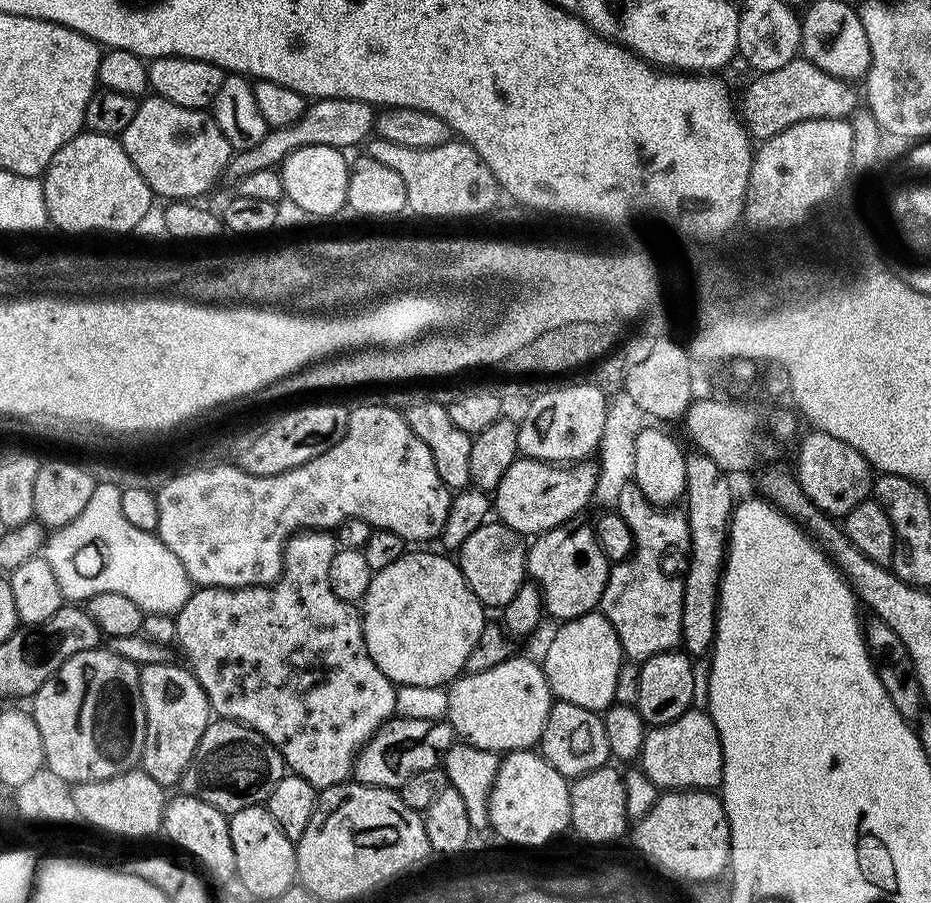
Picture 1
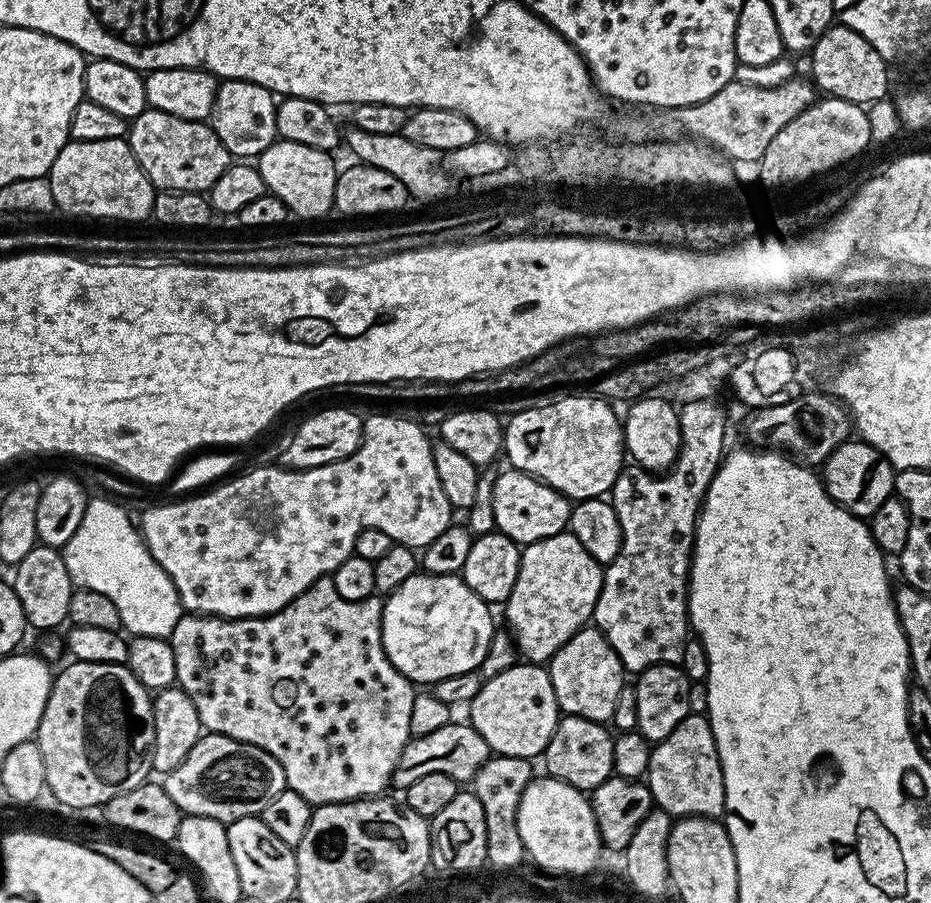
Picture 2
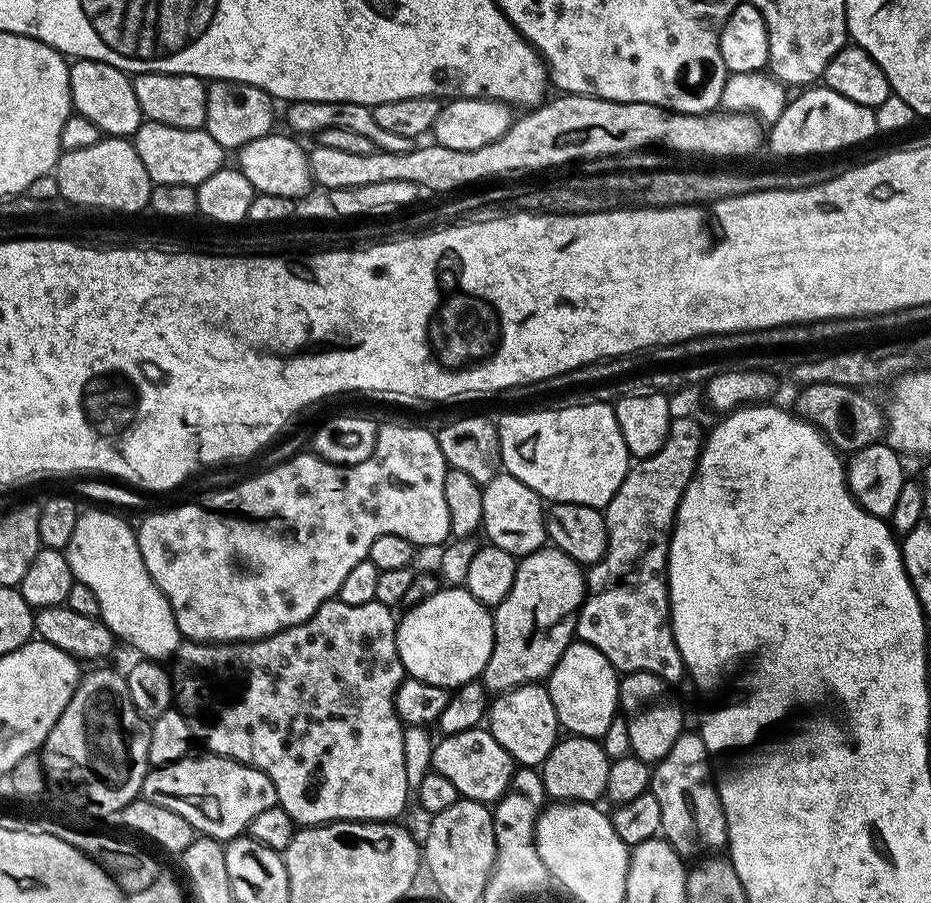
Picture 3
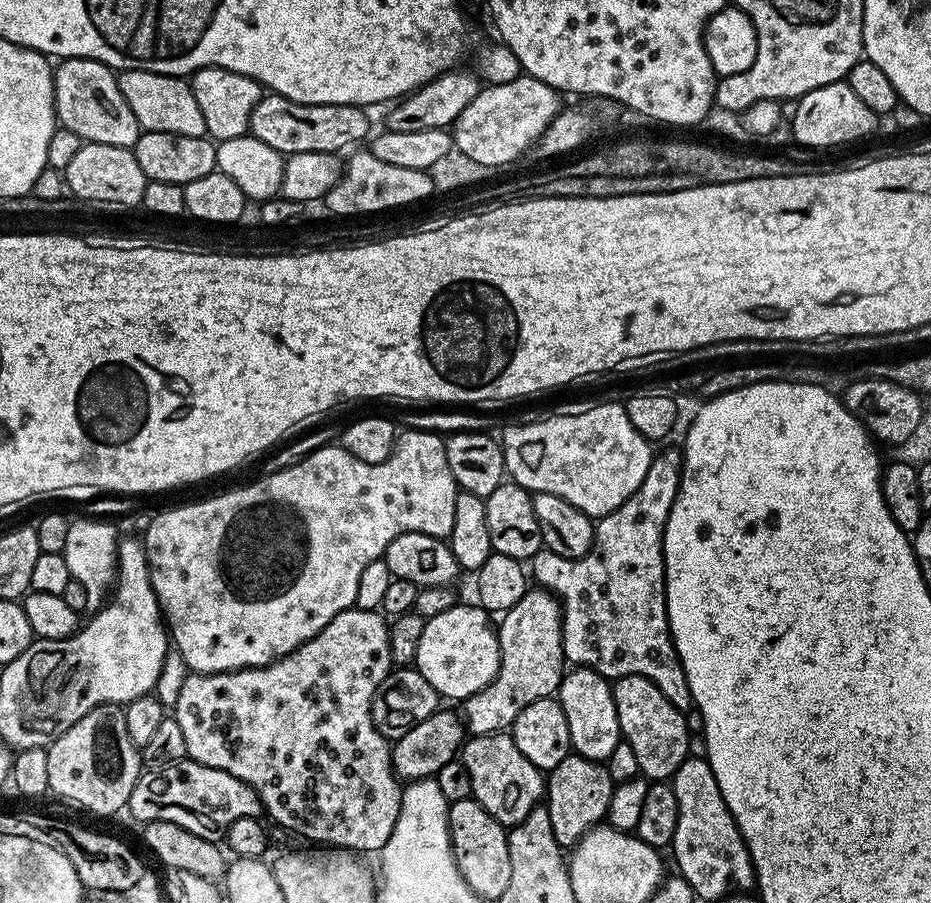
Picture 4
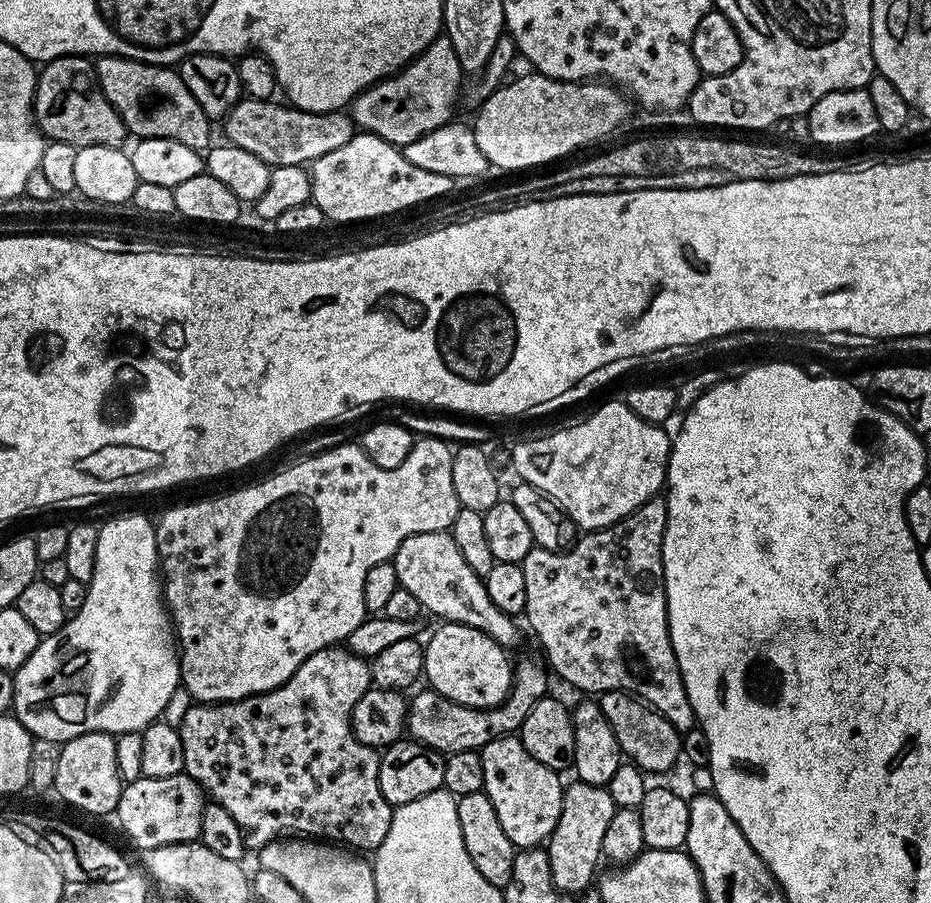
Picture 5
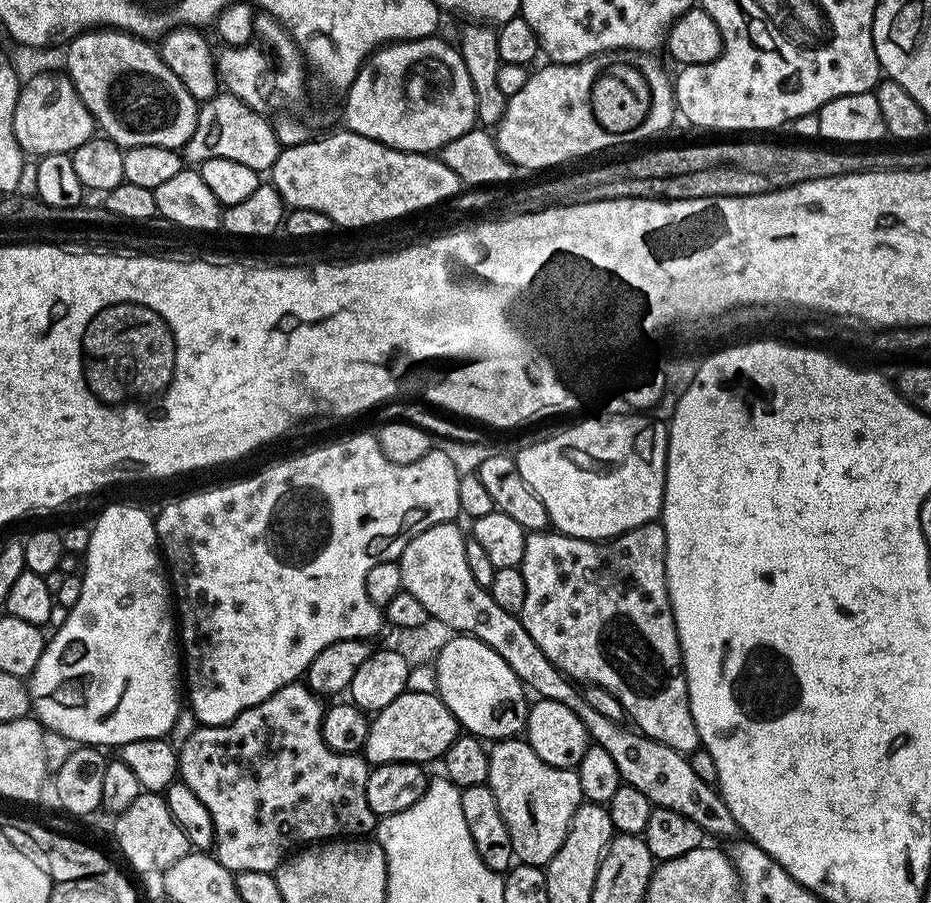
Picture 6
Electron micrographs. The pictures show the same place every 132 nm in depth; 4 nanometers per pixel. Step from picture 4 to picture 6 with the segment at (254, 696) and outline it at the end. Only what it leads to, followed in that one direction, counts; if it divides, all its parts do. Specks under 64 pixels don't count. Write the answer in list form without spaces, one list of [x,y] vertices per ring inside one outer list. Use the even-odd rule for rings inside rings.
[[[307,683],[287,684],[228,724],[197,726],[178,749],[179,779],[190,786],[190,790],[202,798],[206,810],[210,810],[216,831],[214,855],[229,872],[275,873],[297,846],[333,838],[360,838],[375,829],[378,818],[370,810],[370,802],[366,802],[370,765],[363,755],[336,752],[326,746],[320,729],[325,711],[325,701],[311,692]]]

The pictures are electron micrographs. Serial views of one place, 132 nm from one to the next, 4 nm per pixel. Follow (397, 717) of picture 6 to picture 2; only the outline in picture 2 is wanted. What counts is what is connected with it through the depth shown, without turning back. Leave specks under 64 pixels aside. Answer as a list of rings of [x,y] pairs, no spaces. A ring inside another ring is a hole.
[[[570,531],[523,545],[518,582],[514,582],[510,598],[502,605],[508,619],[507,631],[512,633],[523,659],[543,665],[559,648],[566,646],[573,634],[591,621],[603,581],[604,568],[590,558],[586,546],[582,546]]]

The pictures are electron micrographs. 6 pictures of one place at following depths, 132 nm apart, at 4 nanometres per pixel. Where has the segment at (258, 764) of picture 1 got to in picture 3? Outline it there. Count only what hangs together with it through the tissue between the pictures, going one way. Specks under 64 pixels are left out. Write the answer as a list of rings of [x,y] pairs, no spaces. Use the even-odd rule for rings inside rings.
[[[207,750],[201,753],[201,756],[189,754],[178,762],[149,770],[144,775],[140,796],[158,806],[166,806],[166,810],[174,810],[199,835],[221,842],[247,833],[250,822],[262,810],[277,807],[274,782],[262,770]]]

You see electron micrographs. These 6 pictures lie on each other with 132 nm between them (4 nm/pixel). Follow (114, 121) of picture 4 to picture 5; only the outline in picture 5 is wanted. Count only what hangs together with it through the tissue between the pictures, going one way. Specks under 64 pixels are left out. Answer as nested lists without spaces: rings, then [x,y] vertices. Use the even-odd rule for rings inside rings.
[[[59,56],[39,69],[32,115],[36,117],[37,128],[49,141],[66,142],[77,149],[86,146],[119,148],[125,143],[122,118],[118,110],[110,106],[106,94],[102,94],[93,61],[86,56]]]

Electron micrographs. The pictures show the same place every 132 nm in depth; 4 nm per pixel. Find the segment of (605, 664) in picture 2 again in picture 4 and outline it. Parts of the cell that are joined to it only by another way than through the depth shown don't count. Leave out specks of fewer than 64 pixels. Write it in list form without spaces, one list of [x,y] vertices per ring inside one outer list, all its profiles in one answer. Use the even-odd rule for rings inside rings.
[[[573,667],[565,671],[558,699],[566,714],[566,726],[570,726],[572,752],[577,756],[606,762],[610,754],[614,754],[614,746],[622,743],[618,710],[614,706],[614,694],[609,680],[589,668]]]

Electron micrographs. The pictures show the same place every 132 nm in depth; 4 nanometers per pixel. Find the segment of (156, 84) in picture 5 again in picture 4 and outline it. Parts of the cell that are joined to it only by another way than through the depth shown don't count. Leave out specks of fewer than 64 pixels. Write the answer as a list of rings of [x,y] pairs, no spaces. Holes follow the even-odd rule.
[[[123,69],[119,73],[122,98],[134,110],[141,129],[146,132],[162,134],[182,134],[183,136],[203,136],[206,133],[206,122],[202,118],[202,109],[192,93],[191,83],[178,76],[167,76],[150,70]]]

